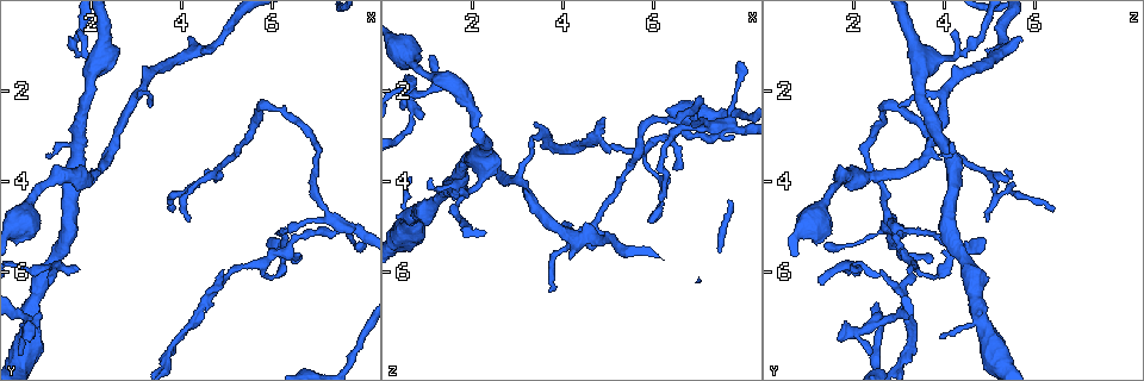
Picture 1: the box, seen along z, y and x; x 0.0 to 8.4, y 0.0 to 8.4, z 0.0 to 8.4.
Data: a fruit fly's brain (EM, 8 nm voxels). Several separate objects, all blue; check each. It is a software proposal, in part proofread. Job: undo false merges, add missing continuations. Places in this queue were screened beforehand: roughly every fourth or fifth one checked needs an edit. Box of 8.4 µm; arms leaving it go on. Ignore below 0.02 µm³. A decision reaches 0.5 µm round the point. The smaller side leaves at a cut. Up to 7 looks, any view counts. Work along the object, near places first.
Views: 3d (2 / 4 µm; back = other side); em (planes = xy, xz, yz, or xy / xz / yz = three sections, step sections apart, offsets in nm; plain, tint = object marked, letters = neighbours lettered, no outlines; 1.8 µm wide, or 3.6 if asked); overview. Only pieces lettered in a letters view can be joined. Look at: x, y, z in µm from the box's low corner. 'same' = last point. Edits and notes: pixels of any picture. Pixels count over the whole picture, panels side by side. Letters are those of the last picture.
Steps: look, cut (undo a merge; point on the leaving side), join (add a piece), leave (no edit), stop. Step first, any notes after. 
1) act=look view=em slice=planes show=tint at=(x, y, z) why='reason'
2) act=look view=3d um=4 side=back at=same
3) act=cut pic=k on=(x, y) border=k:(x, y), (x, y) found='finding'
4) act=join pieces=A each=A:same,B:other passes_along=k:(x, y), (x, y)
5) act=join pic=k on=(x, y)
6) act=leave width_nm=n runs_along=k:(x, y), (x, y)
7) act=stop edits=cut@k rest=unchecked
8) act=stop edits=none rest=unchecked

act=look view=3d um=2 at=(4.10, 0.85, 5.80) why='an open end'

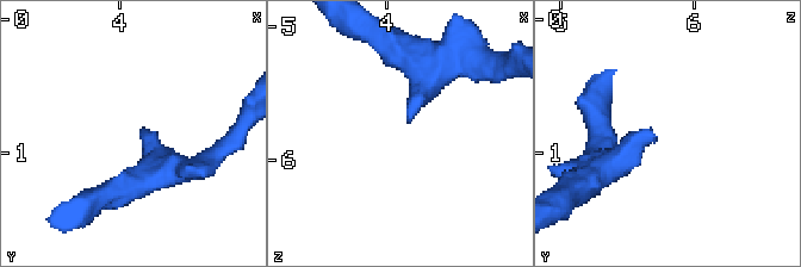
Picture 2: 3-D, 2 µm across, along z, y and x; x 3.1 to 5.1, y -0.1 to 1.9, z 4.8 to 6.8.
act=look view=em slice=yz step=8 show=letters at=(4.16, 0.90, 5.74) why='shape alone is not enough'

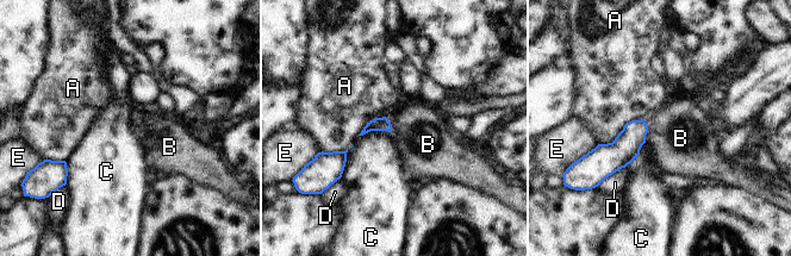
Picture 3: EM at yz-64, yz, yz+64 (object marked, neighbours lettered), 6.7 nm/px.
act=look view=em slice=planes show=letters at=same why='cut it another way'

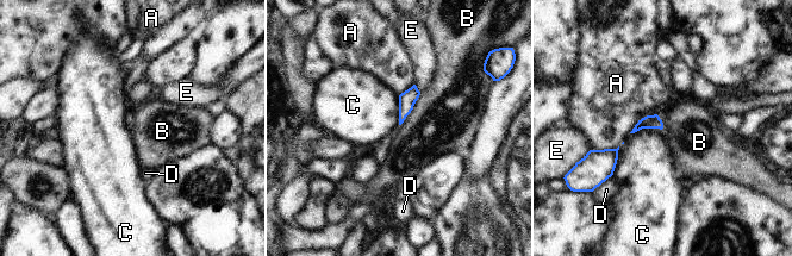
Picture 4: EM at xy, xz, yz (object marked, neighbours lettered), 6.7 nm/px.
act=leave longest_contact=B:280nm each=A:other,B:other,C:other,D:other,E:other found='no lettered piece goes on from it'

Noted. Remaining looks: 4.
act=look view=3d um=4 at=(3.30, 2.30, 3.00) why='branch stops here'

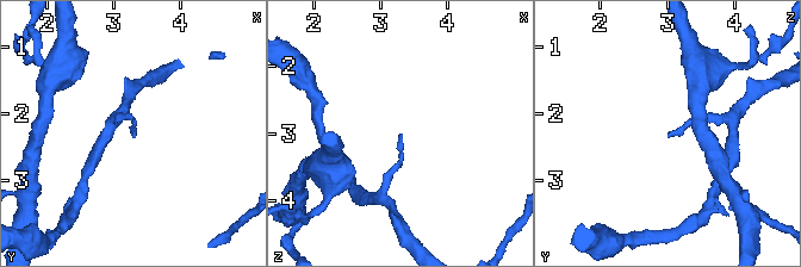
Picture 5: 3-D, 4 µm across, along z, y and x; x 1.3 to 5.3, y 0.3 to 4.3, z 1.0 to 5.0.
act=look view=em slice=xy step=16 show=tint at=(3.35, 2.30, 3.00) why='shape alone is not enough'

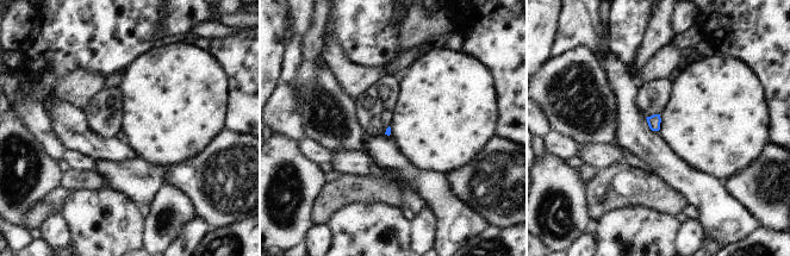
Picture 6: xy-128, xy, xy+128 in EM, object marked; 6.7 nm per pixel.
act=look view=em slice=planes show=letters at=same

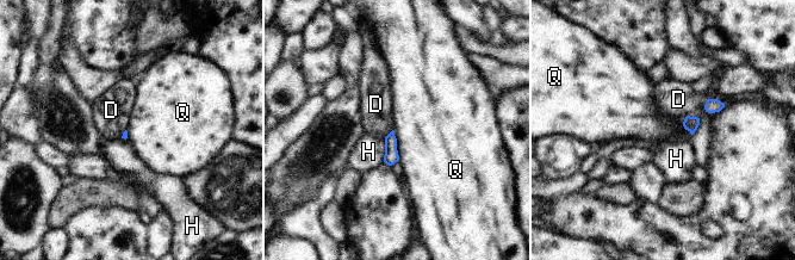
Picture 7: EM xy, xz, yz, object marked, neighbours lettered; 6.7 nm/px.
act=leave each=D:other,H:other,Q:other border=7:(392, 130), (399, 160) found='no lettered piece goes on from it'

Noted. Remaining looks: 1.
act=stop edits=none rest=unchecked

